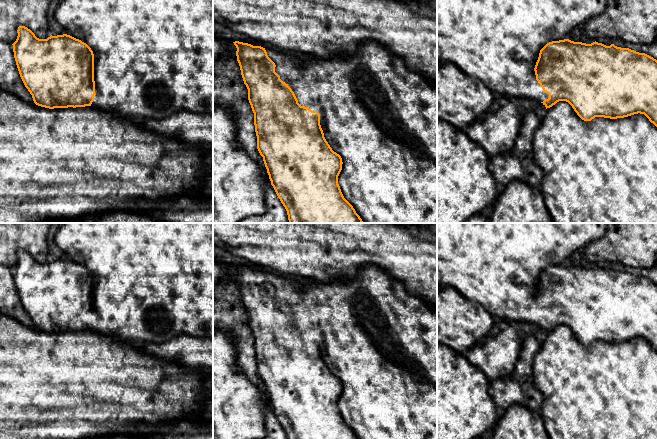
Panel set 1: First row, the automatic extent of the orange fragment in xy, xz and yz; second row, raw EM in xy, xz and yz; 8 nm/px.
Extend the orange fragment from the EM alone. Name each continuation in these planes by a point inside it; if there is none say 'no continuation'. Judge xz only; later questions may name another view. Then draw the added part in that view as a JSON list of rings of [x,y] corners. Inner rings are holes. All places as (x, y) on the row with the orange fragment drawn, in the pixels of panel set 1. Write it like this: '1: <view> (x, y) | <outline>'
1: xz (380, 116) | [[[376,42],[360,44],[358,51],[351,56],[338,55],[329,59],[305,54],[306,58],[301,60],[272,49],[265,50],[276,65],[275,72],[292,89],[298,103],[320,114],[324,137],[332,150],[342,158],[342,170],[338,176],[341,192],[363,223],[437,223],[437,86],[423,75],[412,71],[403,58]]]

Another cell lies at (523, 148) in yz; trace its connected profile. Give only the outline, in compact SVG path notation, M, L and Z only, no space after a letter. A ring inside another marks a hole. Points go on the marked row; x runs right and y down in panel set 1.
M534 111L523 112L522 126L514 145L513 153L521 158L533 157L533 139L541 118Z

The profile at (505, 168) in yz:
M513 152L489 157L489 170L504 187L514 180L522 180L534 188L541 188L544 176L533 158L521 158Z

